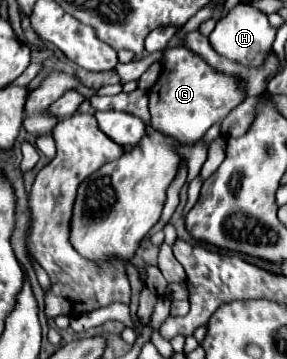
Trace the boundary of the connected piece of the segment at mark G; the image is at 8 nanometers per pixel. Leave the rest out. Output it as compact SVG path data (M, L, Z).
M178 45L172 49L162 51L162 71L156 79L156 83L150 87L148 91L148 99L150 99L150 117L152 117L152 125L174 137L178 143L196 143L212 125L220 123L234 107L238 107L246 97L244 97L244 85L240 85L240 81L236 81L236 77L224 77L224 73L220 73L218 69L212 69L202 57L194 57L196 53L192 49L188 49L186 45Z

